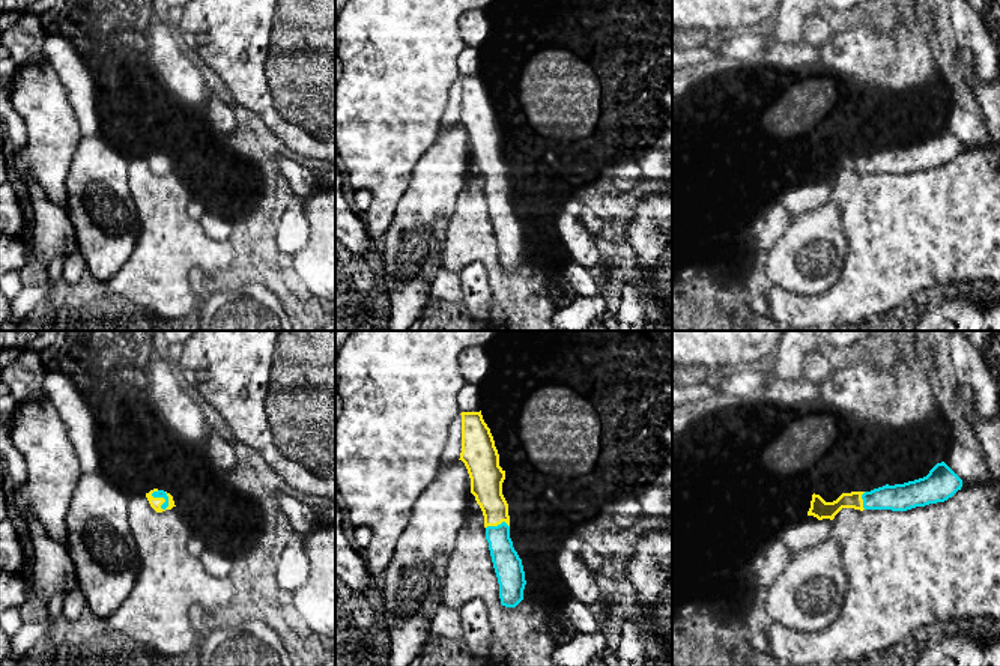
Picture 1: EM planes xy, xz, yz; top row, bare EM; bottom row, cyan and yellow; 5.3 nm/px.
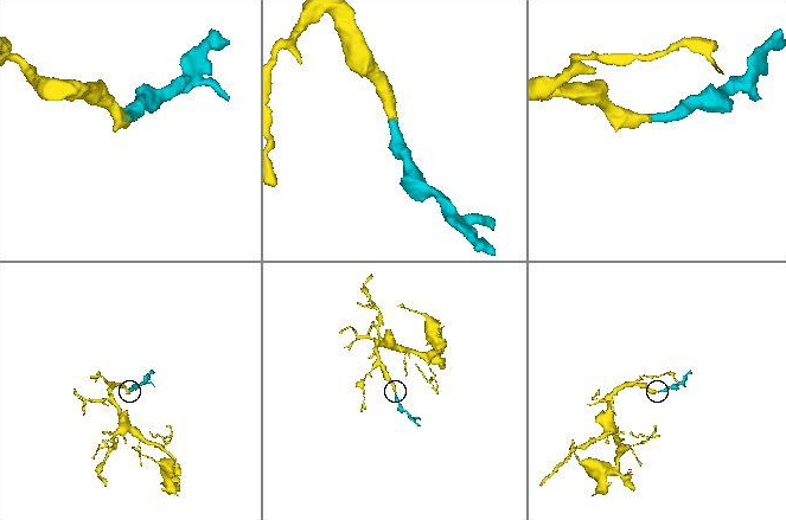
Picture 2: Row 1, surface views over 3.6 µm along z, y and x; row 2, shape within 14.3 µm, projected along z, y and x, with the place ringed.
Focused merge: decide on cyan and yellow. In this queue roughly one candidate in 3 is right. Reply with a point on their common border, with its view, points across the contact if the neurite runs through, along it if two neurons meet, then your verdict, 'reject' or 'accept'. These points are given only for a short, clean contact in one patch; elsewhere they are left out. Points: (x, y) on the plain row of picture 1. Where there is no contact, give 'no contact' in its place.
meets cyan in xy at (161, 160); runs through xy (160, 157), (161, 160), (155, 166); accept

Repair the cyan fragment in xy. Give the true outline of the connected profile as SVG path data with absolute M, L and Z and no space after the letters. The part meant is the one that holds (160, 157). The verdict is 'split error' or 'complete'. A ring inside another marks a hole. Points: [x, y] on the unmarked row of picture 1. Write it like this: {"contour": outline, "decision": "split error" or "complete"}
{"contour": "M153 152L149 156L146 156L146 161L156 176L162 176L176 170L173 159L164 153Z", "decision": "split error"}

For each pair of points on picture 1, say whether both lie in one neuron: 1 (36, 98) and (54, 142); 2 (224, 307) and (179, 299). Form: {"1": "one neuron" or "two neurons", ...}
{"1": "one neuron", "2": "two neurons"}

